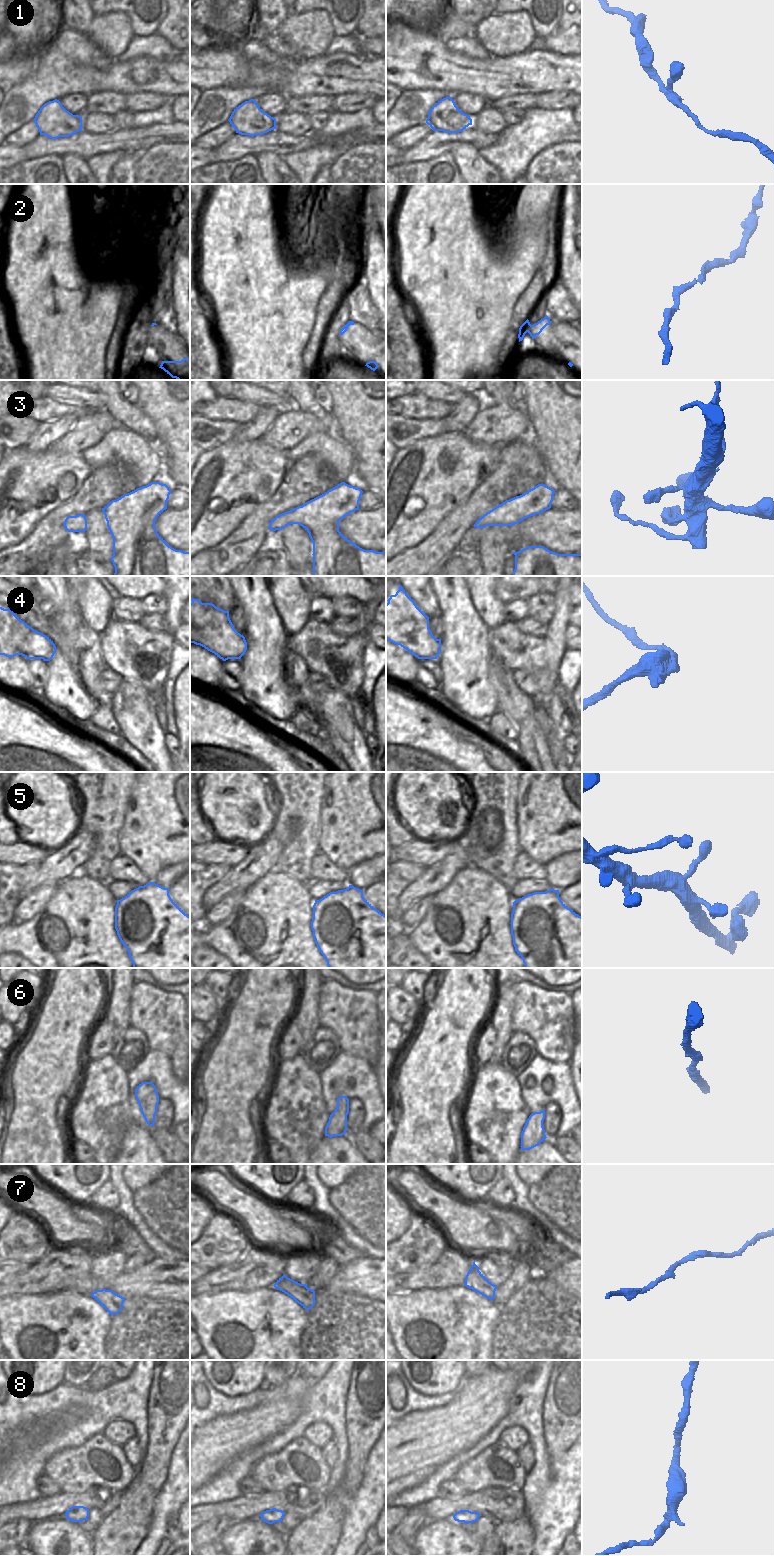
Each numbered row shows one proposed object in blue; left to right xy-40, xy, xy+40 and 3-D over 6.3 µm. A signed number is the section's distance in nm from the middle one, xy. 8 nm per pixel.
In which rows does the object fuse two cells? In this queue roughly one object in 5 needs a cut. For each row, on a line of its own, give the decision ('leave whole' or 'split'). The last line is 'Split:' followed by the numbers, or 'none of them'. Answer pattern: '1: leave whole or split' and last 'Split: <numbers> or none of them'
1: leave whole
2: leave whole
3: leave whole
4: split
5: leave whole
6: leave whole
7: leave whole
8: leave whole
Split: 4

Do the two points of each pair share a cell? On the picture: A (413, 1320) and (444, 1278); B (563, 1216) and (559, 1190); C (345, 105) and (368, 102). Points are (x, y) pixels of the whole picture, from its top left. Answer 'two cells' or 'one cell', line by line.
A: two cells
B: one cell
C: one cell

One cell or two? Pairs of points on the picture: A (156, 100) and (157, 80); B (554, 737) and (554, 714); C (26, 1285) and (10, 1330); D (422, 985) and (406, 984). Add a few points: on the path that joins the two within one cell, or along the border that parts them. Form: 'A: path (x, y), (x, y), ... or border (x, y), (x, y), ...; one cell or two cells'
A: border (133, 92), (156, 92), (173, 97); two cells
B: border (553, 726), (558, 731); two cells
C: border (46, 1292), (10, 1296); two cells
D: path (418, 985), (410, 984); one cell

